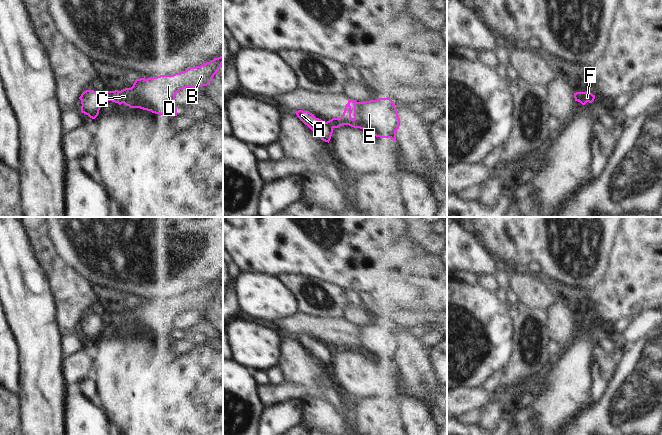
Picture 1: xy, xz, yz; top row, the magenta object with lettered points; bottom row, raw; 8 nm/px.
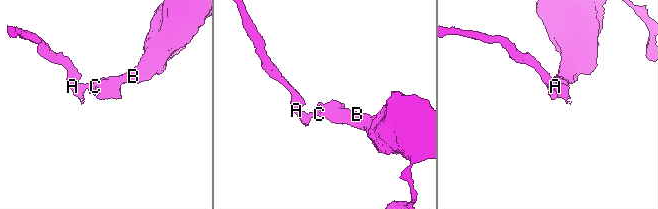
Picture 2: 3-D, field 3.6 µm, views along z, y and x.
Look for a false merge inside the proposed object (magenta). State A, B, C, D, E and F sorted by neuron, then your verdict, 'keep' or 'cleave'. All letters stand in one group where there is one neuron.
A F / B C D E; cleave

